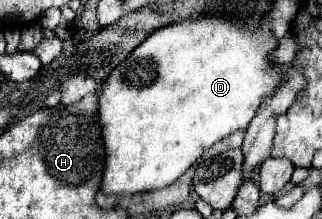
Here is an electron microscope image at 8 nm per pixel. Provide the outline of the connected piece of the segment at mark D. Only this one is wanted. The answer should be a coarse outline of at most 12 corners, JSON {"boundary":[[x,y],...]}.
{"boundary":[[269,28],[155,30],[99,88],[101,192],[171,186],[283,74]]}

